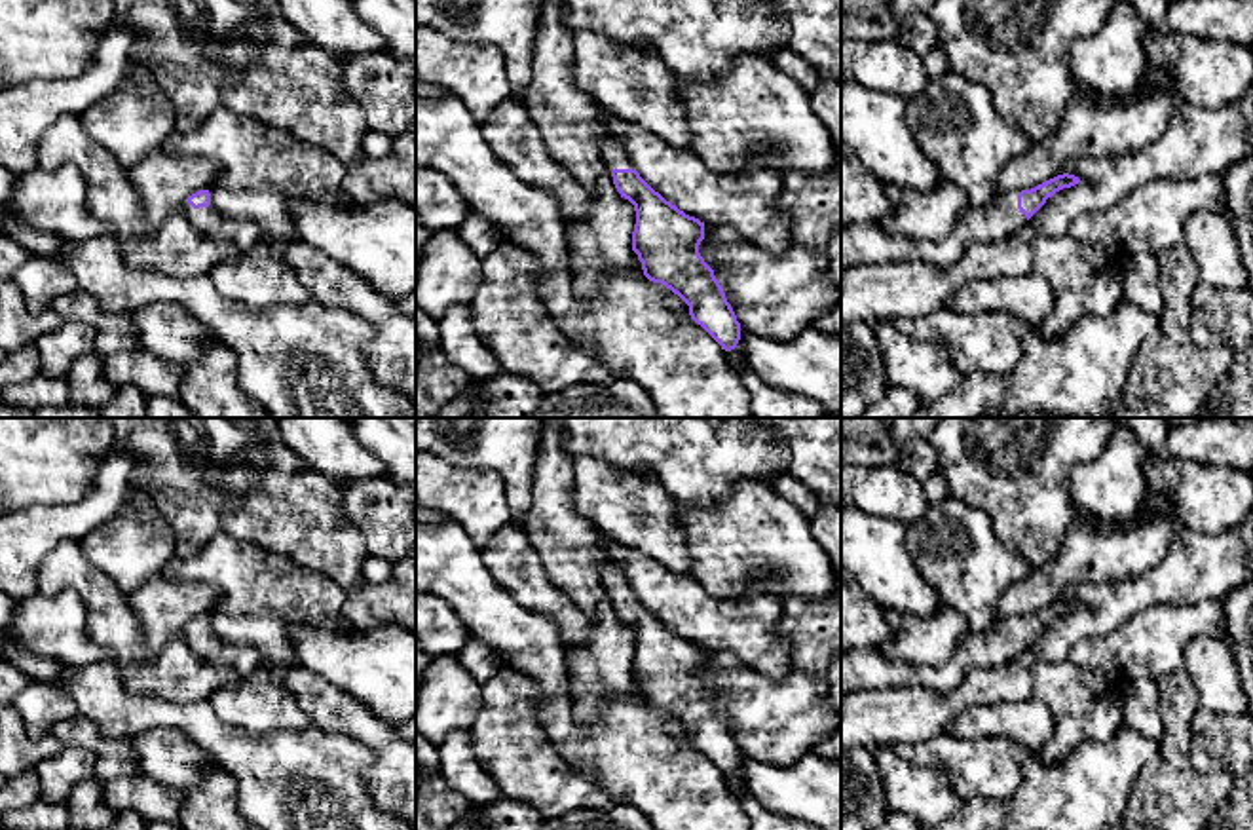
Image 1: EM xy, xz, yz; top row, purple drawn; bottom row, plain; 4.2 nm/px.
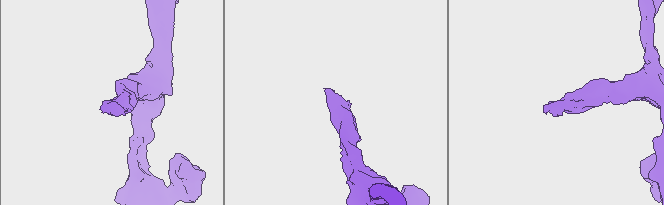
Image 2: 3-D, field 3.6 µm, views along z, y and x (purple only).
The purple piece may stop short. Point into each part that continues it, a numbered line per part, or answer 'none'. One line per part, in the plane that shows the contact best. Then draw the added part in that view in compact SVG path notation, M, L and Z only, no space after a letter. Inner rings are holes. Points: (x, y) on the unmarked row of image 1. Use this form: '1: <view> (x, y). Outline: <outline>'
1: yz (862, 669). Outline: M1018 617L999 619L991 631L980 634L963 634L955 653L936 667L904 665L888 659L879 648L854 648L851 651L841 651L841 695L892 688L928 688L945 693L957 688L970 670L1010 663L1025 648L1025 640L1018 634Z

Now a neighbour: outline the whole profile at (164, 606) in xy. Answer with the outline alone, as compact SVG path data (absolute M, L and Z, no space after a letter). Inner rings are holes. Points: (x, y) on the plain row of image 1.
M159 572L127 594L142 629L142 640L158 653L192 619L209 615L218 589L197 581L173 581Z

